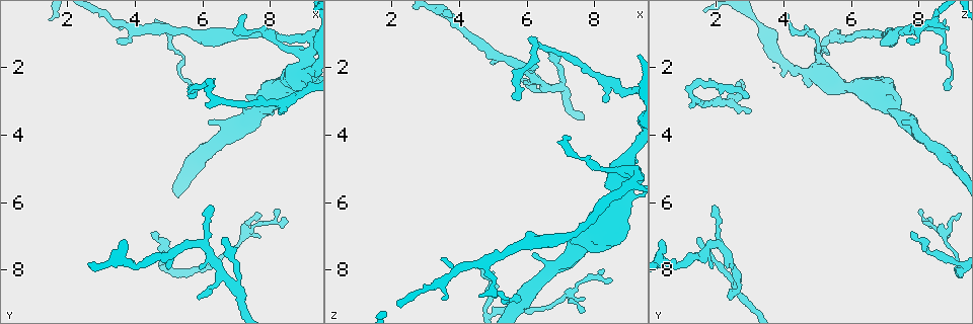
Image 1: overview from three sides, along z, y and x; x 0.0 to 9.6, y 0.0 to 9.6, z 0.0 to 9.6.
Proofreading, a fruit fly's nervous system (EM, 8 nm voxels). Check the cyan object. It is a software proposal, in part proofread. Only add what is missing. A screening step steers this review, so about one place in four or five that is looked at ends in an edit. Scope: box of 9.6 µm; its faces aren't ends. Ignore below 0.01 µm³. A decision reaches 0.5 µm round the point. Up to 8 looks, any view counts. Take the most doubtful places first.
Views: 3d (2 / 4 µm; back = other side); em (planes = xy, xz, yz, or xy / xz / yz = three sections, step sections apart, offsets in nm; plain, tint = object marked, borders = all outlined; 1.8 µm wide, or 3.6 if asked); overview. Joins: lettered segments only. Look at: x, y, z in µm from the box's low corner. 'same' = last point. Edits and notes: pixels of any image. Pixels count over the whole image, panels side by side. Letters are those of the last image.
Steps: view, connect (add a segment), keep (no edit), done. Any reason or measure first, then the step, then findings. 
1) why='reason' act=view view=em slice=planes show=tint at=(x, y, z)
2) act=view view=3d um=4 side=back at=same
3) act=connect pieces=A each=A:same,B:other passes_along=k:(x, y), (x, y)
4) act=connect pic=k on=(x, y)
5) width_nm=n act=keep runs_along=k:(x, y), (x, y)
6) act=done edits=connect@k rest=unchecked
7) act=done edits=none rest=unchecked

why='long arm stops here' act=view view=3d um=4 at=(4.65, 6.85, 7.75)

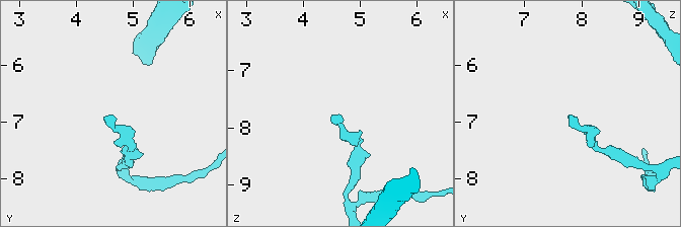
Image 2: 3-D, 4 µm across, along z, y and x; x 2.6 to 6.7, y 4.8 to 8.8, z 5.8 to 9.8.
act=view view=em slice=planes show=borders at=(4.60, 6.85, 7.75)

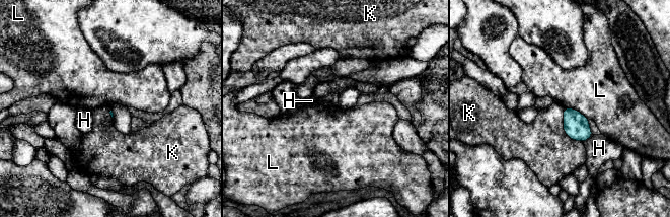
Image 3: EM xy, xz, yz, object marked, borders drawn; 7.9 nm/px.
act=keep each=H:other,K:other,L:other found='none of them fits'

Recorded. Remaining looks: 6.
why='end of a long branch' act=view view=em slice=yz step=16 show=borders at=(5.65, 2.90, 2.90)

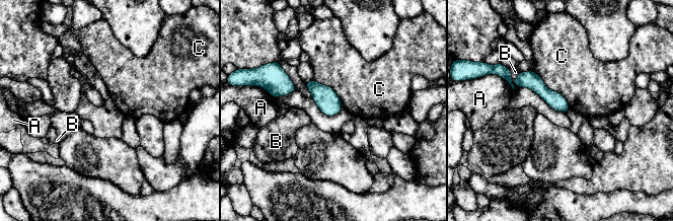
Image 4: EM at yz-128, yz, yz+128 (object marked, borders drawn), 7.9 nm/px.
act=keep each=A:other,B:other,C:other border=4:(533, 70), (570, 108) found='no lettered segment goes on from it'

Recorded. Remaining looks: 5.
why='branch stops here' act=view view=em slice=planes show=borders at=(5.80, 8.80, 2.35)

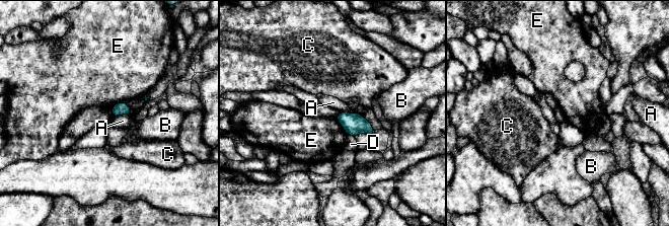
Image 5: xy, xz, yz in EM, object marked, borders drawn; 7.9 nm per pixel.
act=keep each=A:other,B:other,C:other,D:other,E:other border=5:(336, 118), (347, 135) found='none of them fits'

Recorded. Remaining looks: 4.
act=done edits=none rest=unchecked

